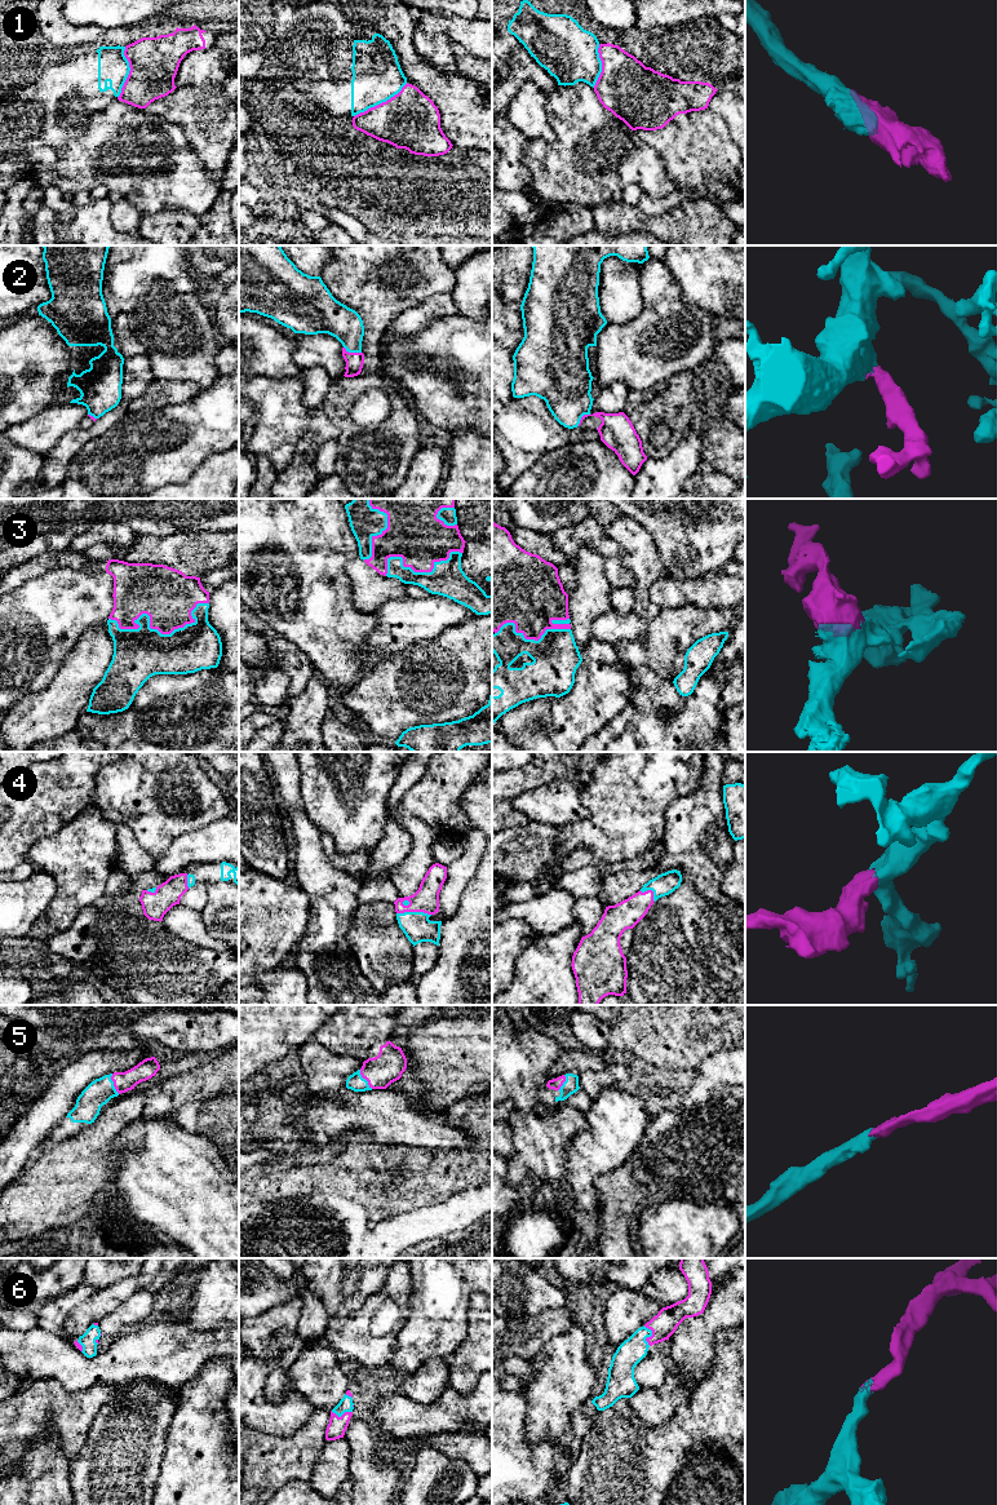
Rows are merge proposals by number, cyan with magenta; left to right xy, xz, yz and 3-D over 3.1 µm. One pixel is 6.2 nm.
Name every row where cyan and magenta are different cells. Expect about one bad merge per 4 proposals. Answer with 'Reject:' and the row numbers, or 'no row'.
Reject: 1

